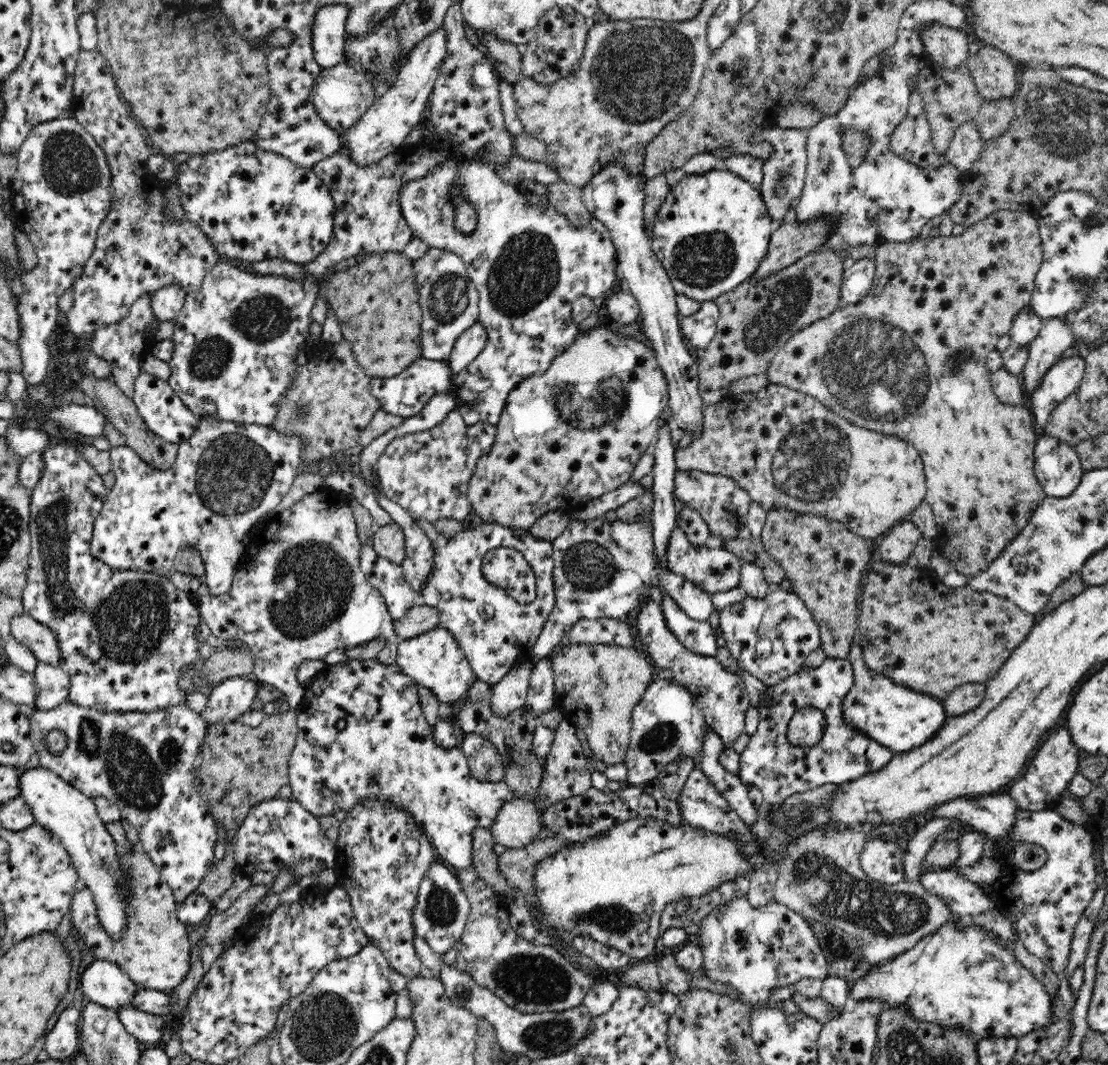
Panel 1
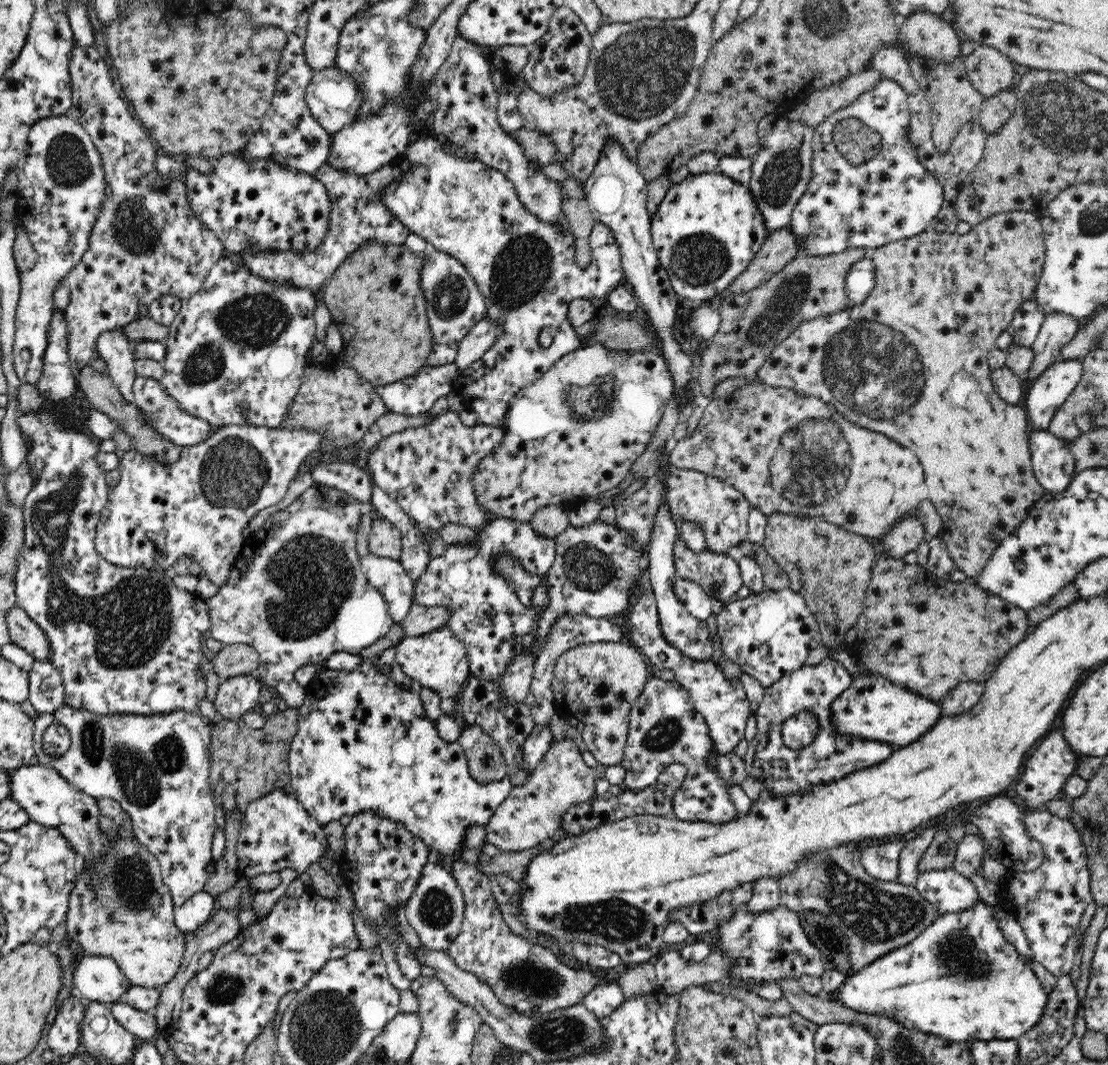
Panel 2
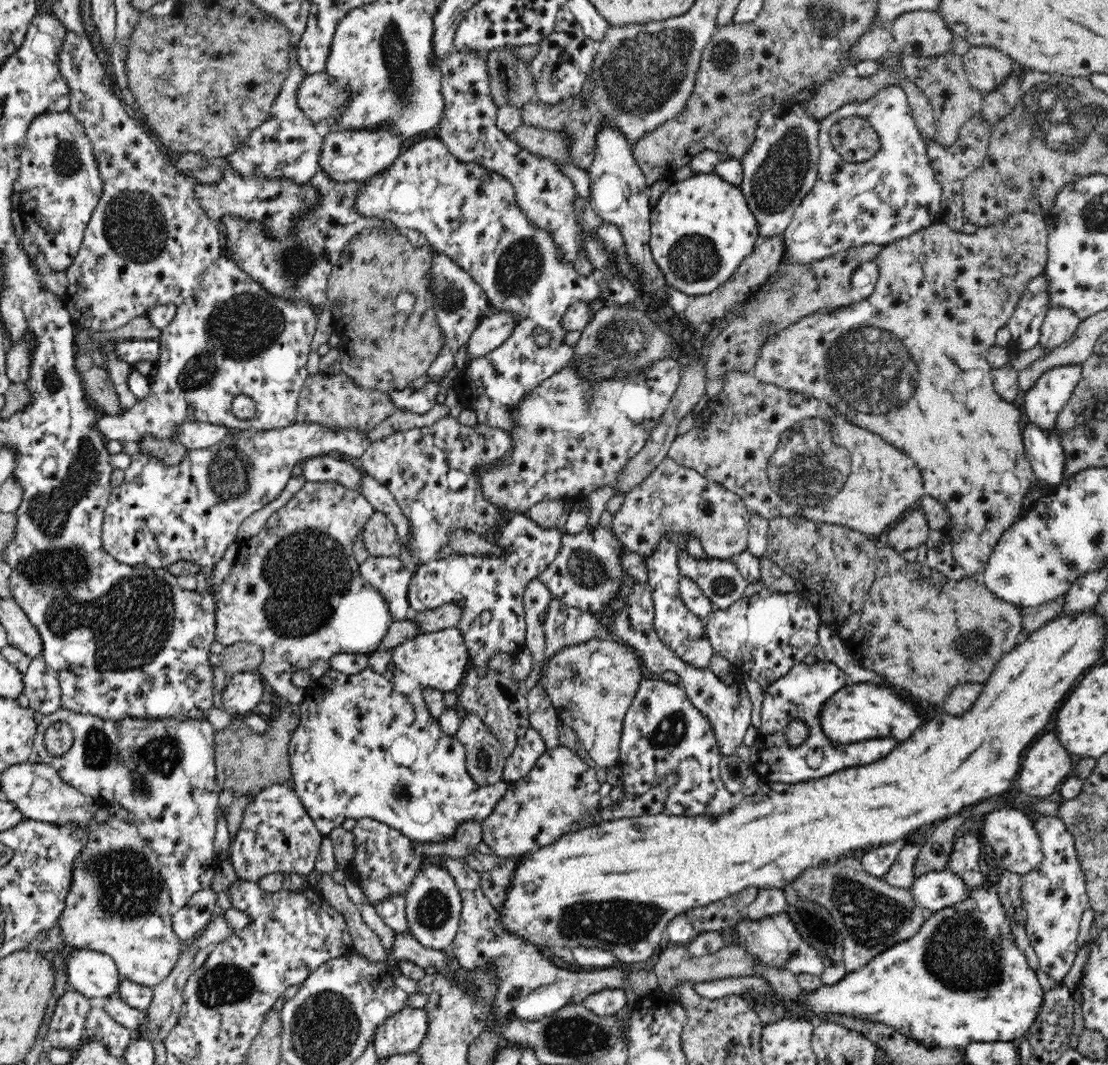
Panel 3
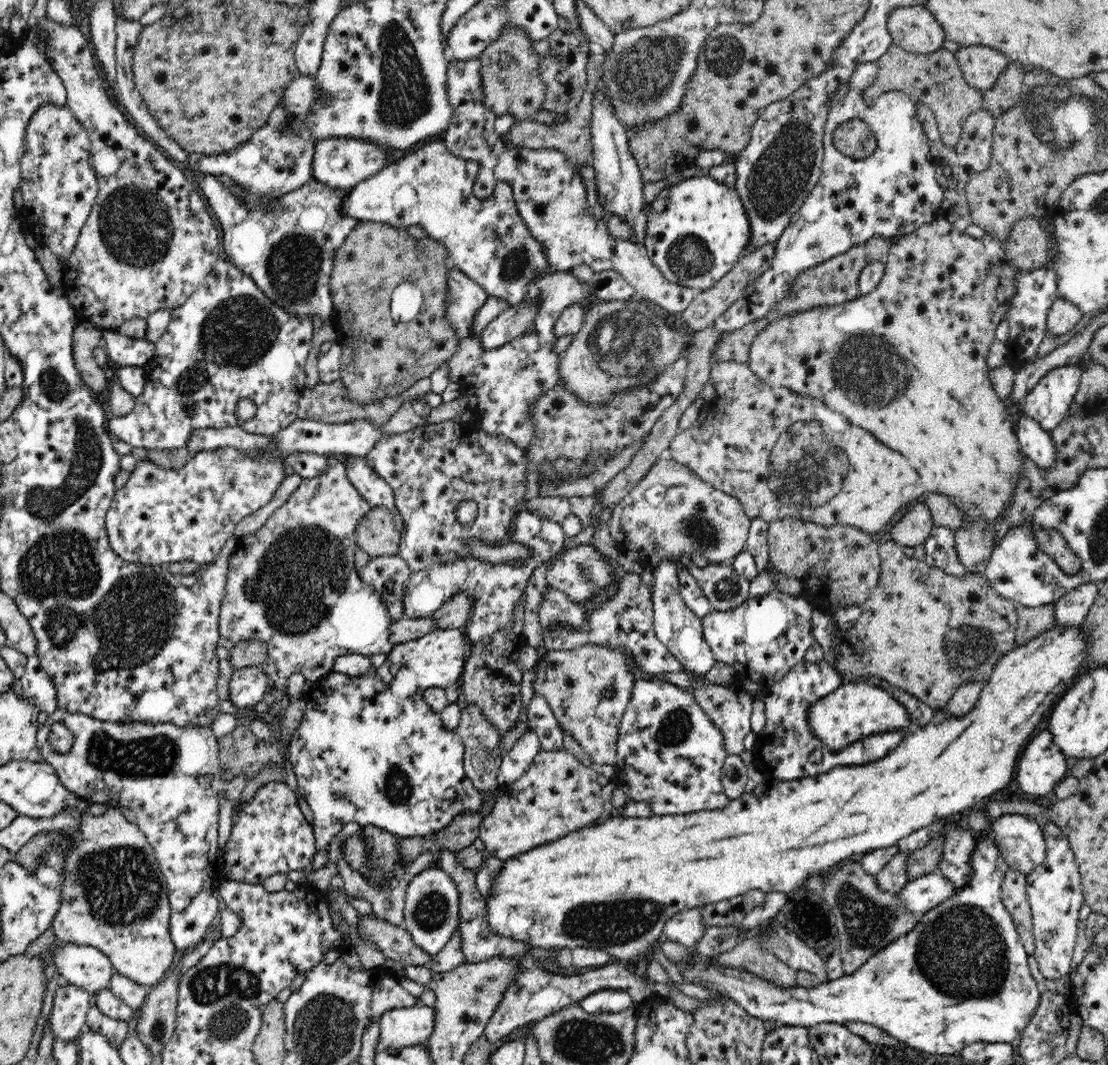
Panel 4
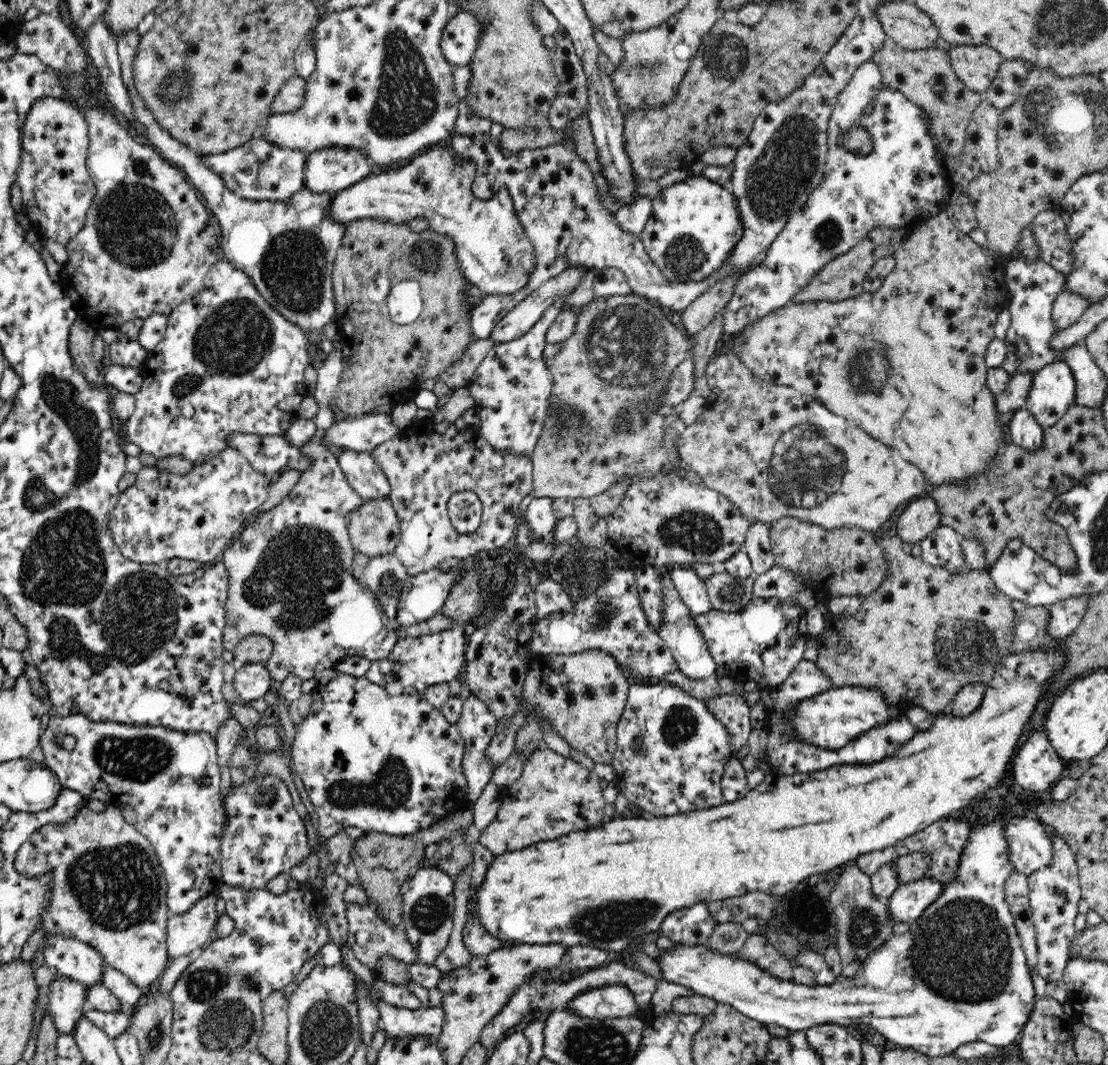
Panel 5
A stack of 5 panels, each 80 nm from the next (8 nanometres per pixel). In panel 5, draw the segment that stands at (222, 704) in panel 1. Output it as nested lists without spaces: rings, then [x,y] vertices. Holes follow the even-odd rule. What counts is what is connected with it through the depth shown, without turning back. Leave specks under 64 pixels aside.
[[[249,663],[236,671],[233,688],[240,698],[252,702],[270,692],[269,670],[262,663]]]

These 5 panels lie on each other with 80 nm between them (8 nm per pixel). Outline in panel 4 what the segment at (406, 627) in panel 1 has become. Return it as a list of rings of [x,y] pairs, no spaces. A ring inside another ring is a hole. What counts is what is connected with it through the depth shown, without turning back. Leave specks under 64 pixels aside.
[[[467,592],[453,594],[433,615],[438,629],[462,629],[474,612],[474,599]]]

